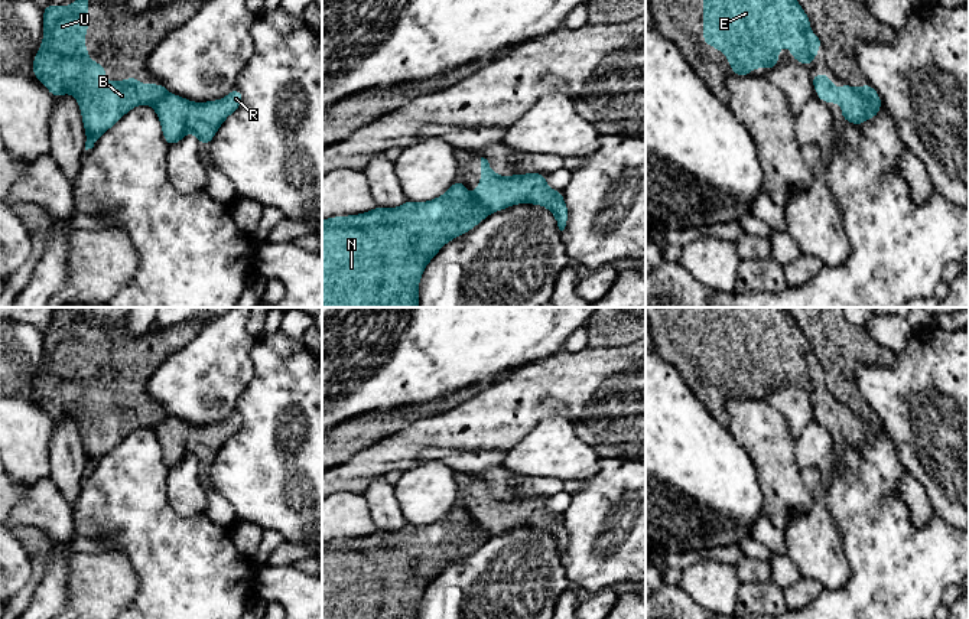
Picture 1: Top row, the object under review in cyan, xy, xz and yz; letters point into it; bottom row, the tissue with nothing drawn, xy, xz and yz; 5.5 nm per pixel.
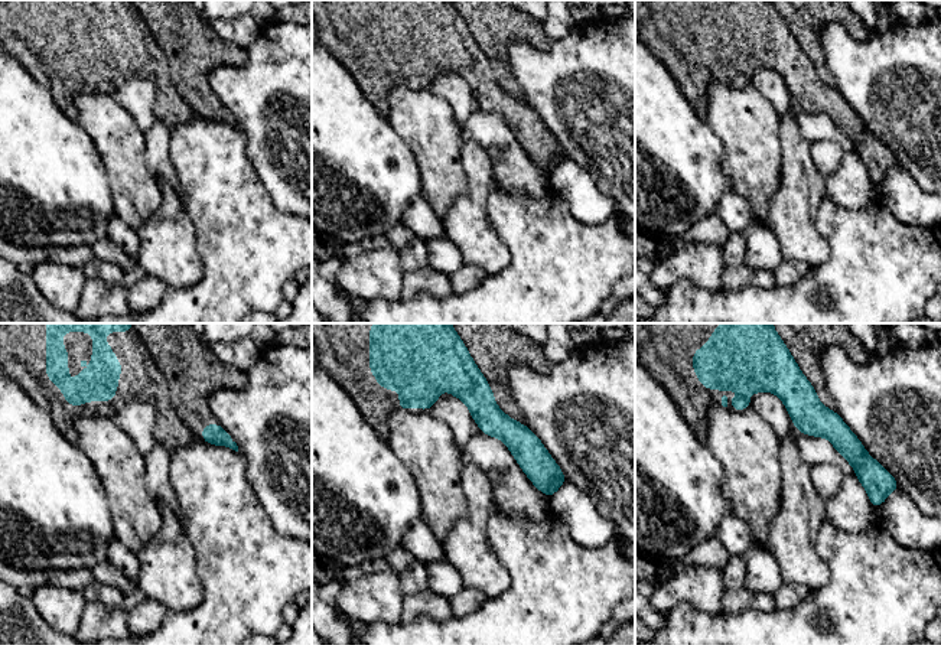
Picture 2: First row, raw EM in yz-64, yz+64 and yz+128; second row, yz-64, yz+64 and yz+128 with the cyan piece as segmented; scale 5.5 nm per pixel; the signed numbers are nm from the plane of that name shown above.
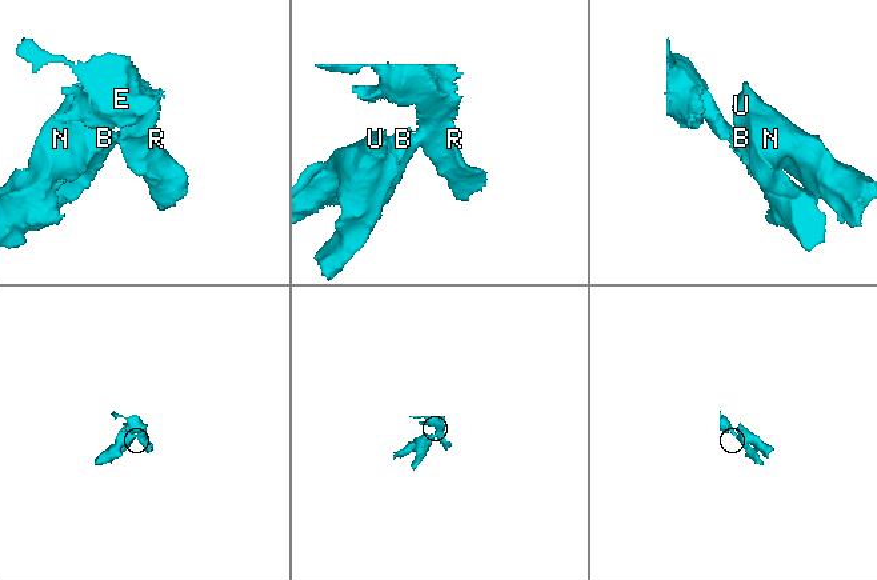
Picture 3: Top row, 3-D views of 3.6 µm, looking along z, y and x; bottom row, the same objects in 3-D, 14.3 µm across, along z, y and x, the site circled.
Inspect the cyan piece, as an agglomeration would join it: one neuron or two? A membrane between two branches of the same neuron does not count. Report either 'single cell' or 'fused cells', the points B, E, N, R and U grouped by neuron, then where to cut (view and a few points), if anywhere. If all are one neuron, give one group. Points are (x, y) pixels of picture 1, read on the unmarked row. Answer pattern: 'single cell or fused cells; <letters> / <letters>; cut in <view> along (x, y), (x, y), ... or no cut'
fused cells; B N U / E R; cut in yz along (855, 413), (871, 426), (880, 429)

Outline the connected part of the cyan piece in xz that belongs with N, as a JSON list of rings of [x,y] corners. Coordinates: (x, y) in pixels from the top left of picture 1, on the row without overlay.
[[[458,502],[446,517],[422,527],[406,524],[387,532],[322,543],[322,619],[419,619],[425,590],[451,563],[468,556],[488,535],[475,519],[466,519]]]

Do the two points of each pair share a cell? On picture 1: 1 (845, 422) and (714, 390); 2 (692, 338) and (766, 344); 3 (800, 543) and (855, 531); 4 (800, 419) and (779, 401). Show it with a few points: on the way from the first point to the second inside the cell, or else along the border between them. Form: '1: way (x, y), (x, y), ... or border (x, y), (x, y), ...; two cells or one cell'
1: way (815, 388), (792, 365), (747, 365); one cell
2: way (711, 338), (747, 338); one cell
3: border (825, 504), (841, 537), (842, 551), (849, 567); two cells
4: way (794, 413), (784, 403); one cell

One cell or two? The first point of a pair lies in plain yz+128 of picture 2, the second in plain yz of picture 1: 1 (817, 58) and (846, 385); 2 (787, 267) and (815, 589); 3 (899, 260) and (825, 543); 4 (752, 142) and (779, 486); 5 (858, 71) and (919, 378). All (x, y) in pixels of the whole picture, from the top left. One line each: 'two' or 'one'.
1: one
2: one
3: two
4: one
5: one

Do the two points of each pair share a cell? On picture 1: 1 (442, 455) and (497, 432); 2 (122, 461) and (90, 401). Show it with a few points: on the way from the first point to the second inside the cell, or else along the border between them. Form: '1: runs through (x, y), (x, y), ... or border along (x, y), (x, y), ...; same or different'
1: border along (423, 448), (493, 448); different
2: border along (142, 427), (127, 433), (97, 462); different

